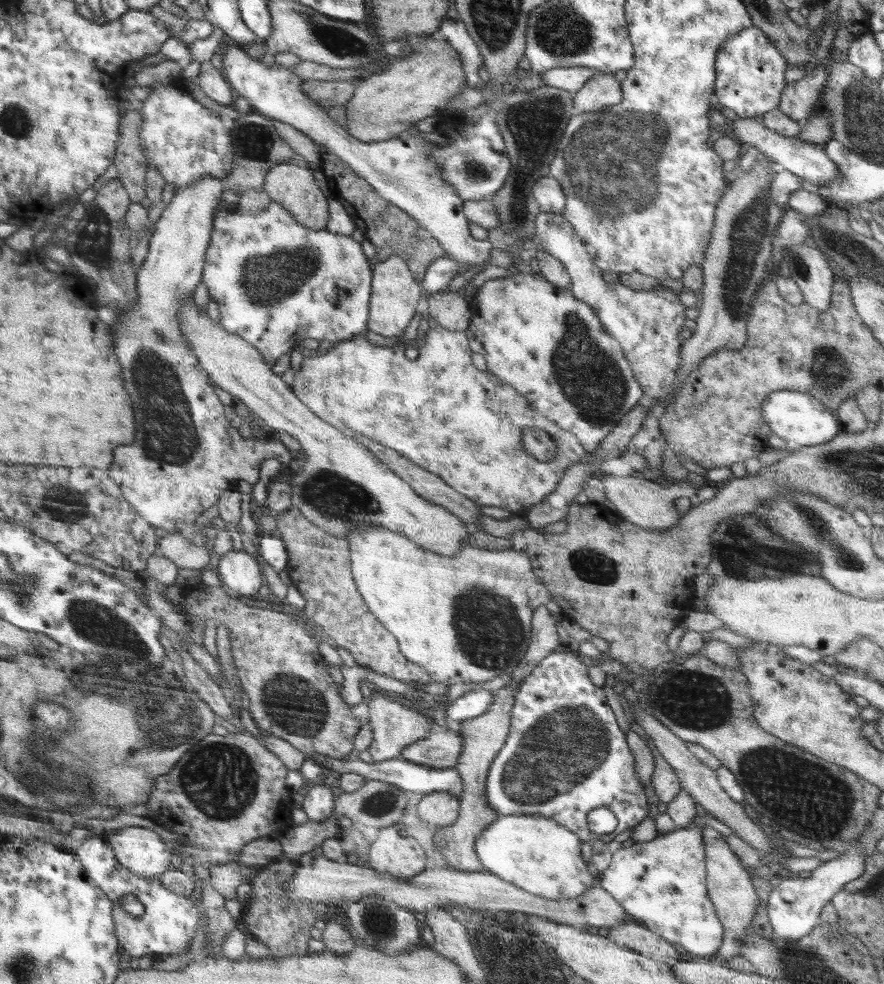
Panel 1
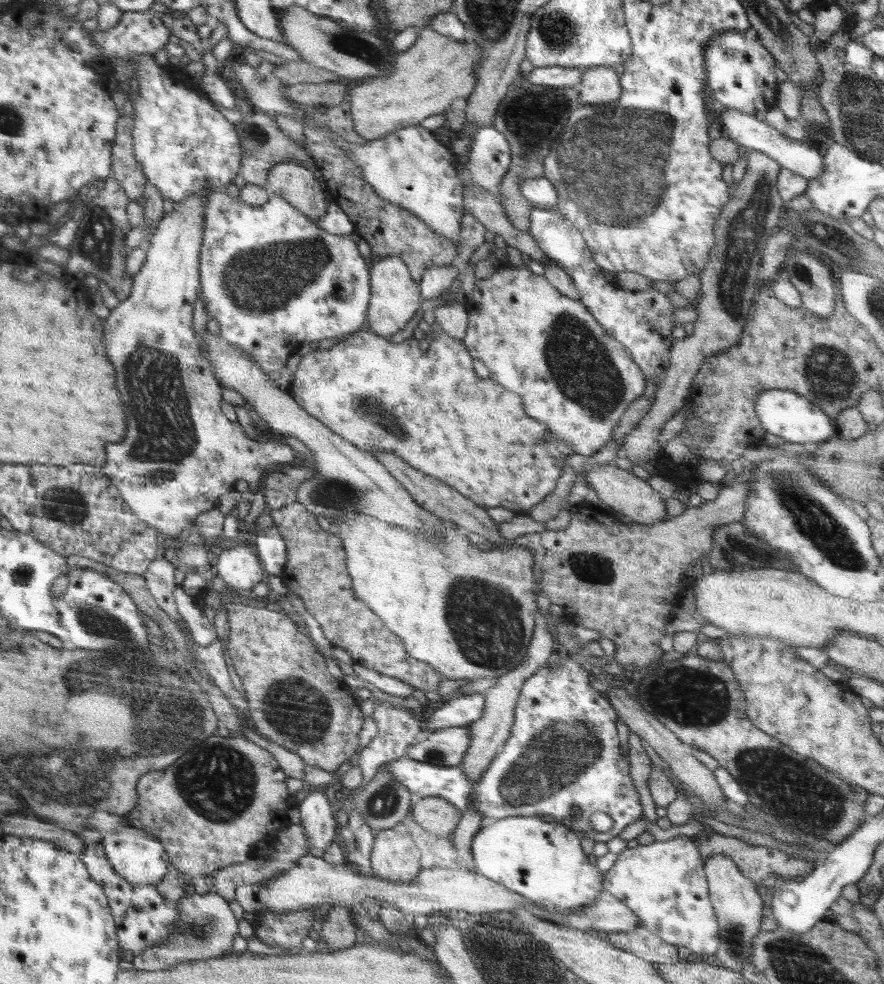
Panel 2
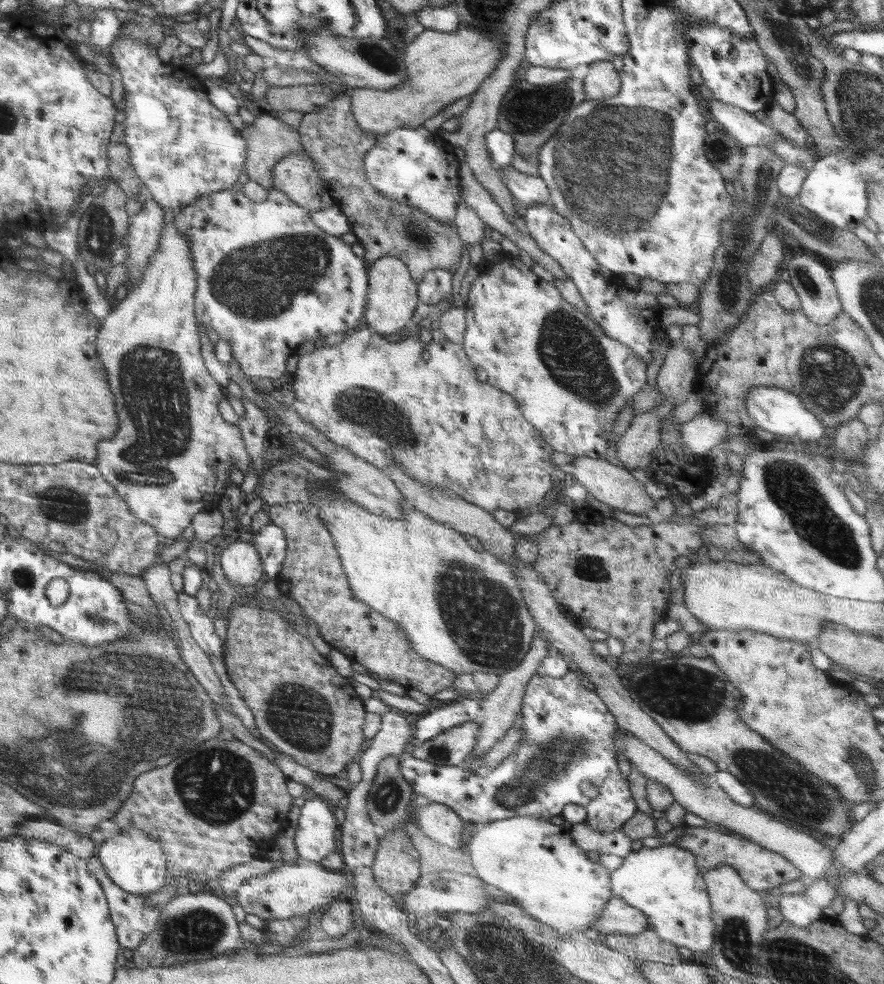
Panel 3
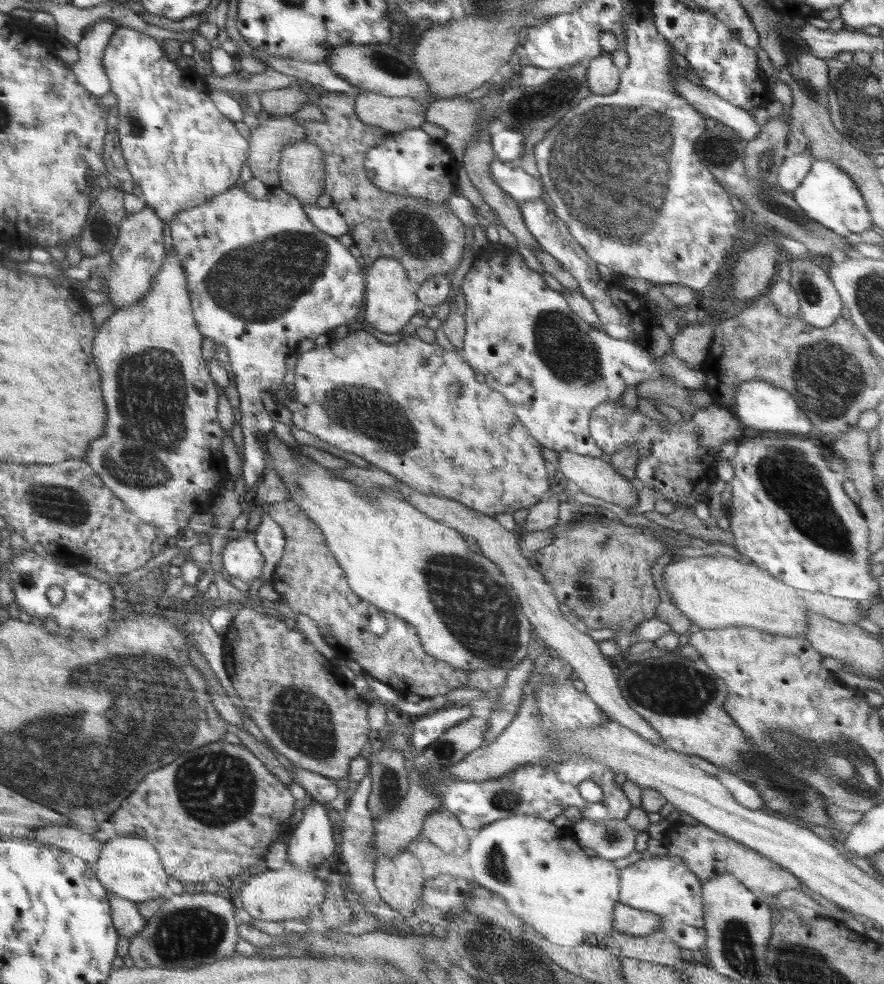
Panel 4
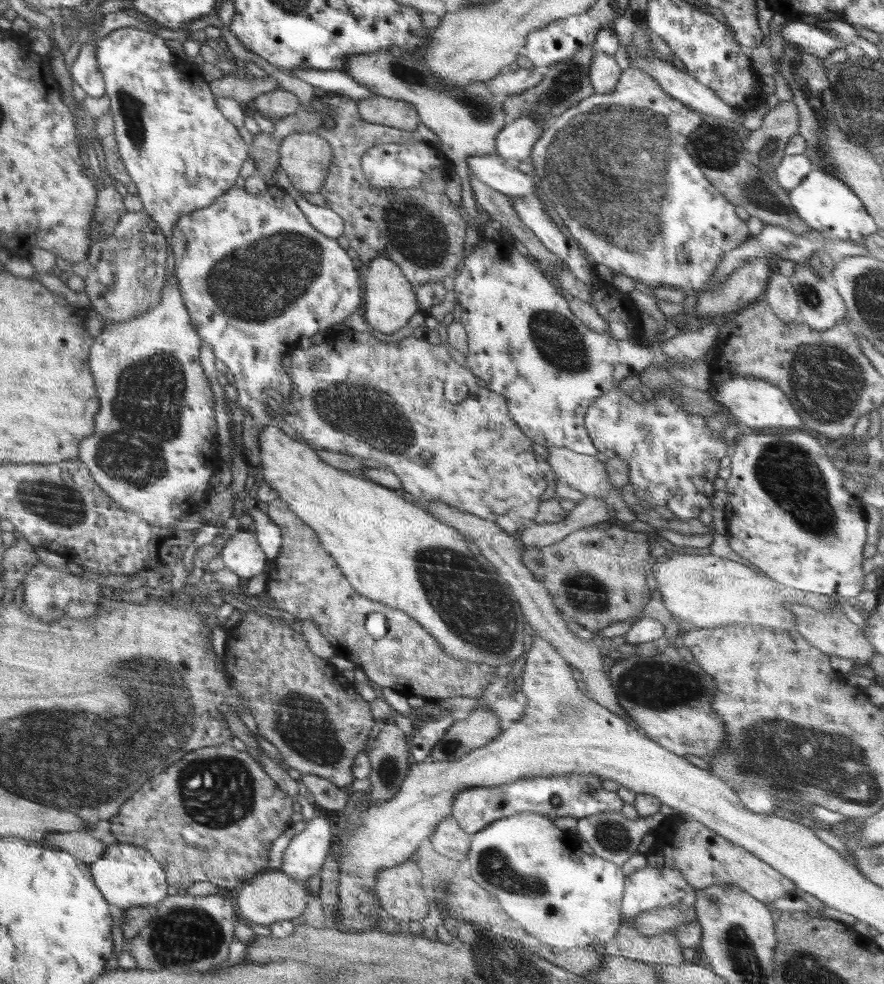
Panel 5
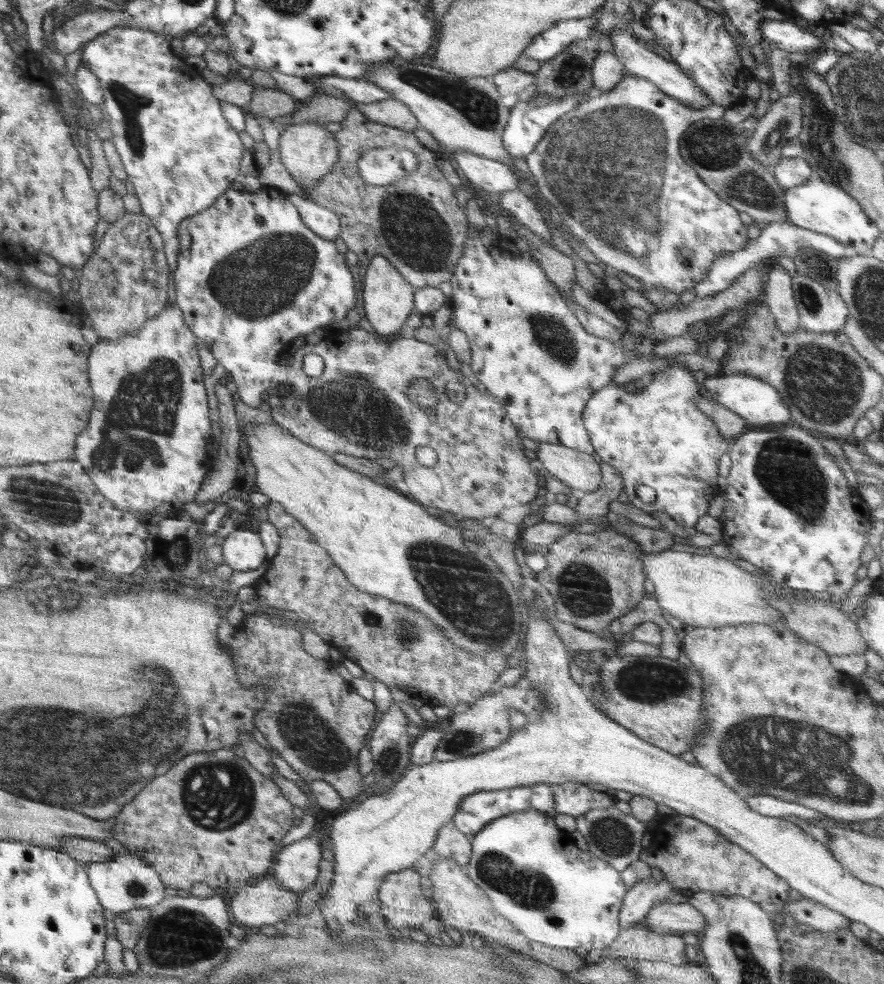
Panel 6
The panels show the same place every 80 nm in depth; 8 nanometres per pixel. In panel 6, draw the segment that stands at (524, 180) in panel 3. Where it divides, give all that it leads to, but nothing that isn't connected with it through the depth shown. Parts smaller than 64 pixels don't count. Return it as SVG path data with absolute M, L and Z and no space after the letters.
M454 151L452 157L461 177L475 189L481 188L481 190L498 193L519 190L517 184L520 177L502 162L466 151Z

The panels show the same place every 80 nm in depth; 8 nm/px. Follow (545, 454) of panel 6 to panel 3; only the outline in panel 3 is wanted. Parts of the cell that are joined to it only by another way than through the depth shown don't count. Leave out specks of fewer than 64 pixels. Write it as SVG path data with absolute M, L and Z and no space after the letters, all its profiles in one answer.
M574 457L572 462L560 466L560 469L562 473L572 474L574 480L582 484L594 498L614 509L640 515L656 508L656 502L646 493L644 483L634 479L620 464L616 466L605 458Z

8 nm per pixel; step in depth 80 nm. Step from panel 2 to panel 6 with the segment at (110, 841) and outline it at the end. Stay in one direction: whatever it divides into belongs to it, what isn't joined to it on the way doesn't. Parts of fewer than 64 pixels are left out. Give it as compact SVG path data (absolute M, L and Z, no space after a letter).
M116 853L112 860L93 862L86 866L91 886L96 890L99 901L114 916L129 910L148 908L164 900L164 885L160 874L150 862L144 862L138 854Z

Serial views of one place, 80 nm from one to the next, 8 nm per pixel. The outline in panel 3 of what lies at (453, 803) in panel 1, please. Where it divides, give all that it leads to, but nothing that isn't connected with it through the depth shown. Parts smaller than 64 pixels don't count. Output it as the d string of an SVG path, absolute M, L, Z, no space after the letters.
M439 802L415 807L414 822L432 840L454 850L463 847L463 820L449 806Z

